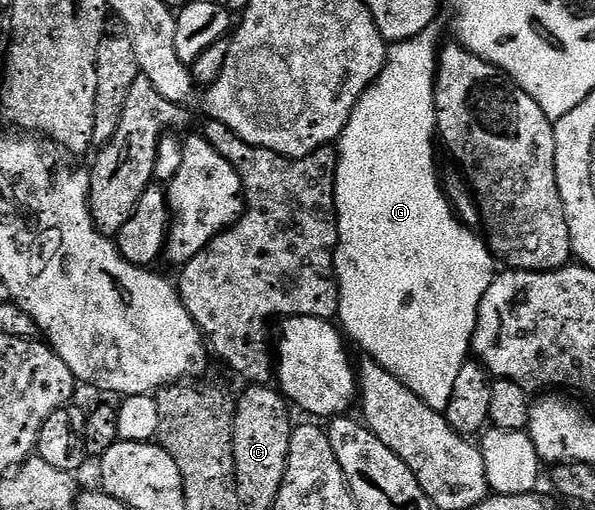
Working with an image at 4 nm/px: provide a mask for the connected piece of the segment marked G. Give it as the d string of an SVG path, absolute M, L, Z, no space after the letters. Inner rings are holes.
M420 39L399 40L388 49L383 70L377 75L376 82L361 95L355 110L351 110L351 118L347 126L341 132L341 139L335 148L337 154L337 177L335 178L337 253L333 256L333 271L337 277L339 290L337 316L344 335L350 341L357 340L358 346L365 351L364 355L368 359L376 360L394 378L403 381L407 390L411 390L420 400L427 402L427 406L444 413L447 402L451 402L451 390L455 387L455 378L471 356L473 331L477 325L479 306L483 302L483 294L487 294L495 275L495 269L493 269L495 257L489 251L488 243L478 233L477 237L472 227L461 223L446 189L443 184L441 188L441 180L437 177L438 145L435 143L438 139L437 121L433 114L432 103L421 104L421 43Z

